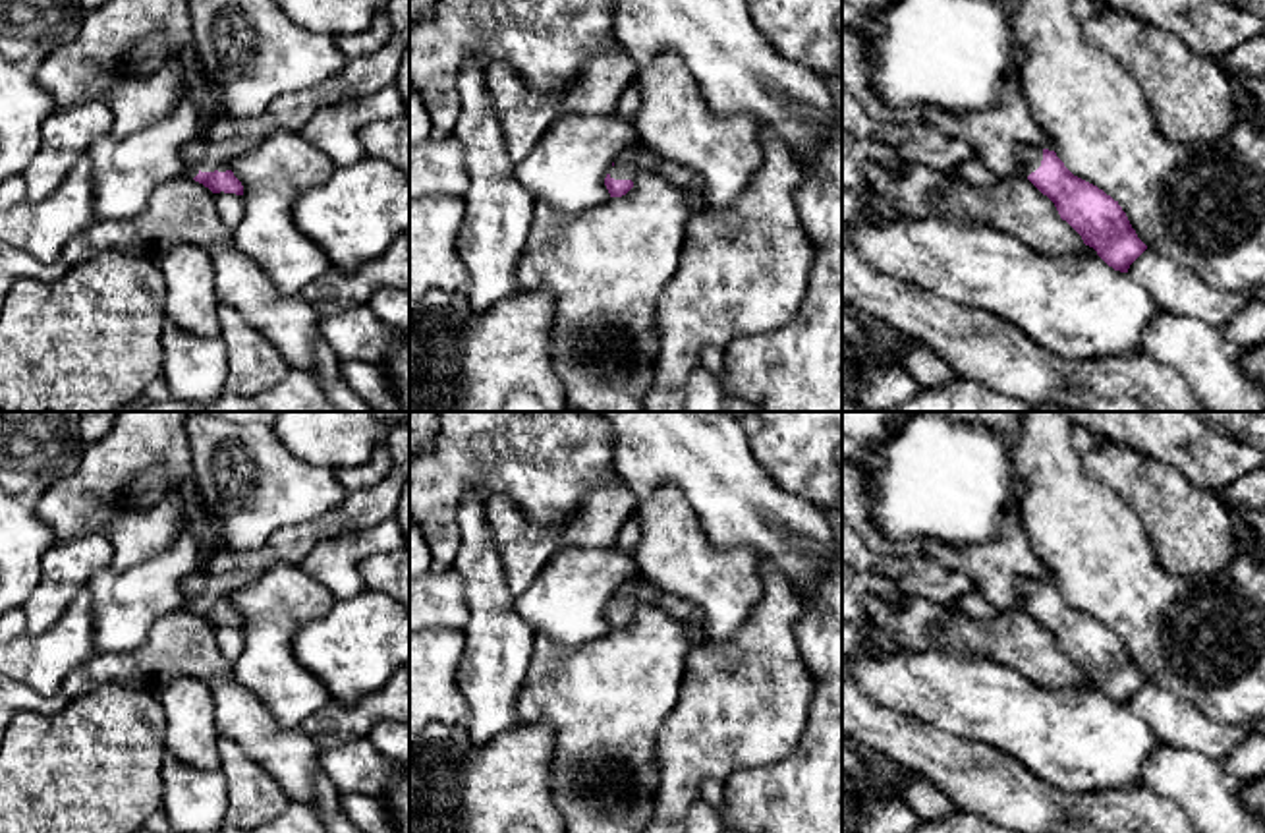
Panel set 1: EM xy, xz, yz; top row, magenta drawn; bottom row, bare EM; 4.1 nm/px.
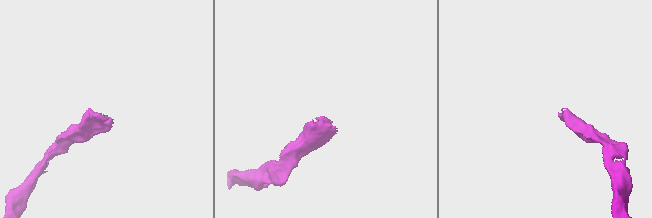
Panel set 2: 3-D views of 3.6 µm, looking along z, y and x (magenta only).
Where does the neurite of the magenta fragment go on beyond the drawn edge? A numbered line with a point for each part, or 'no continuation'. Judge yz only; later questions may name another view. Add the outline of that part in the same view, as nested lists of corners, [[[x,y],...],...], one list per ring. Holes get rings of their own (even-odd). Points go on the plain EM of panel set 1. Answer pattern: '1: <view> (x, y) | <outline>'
1: yz (1032, 590) | [[[1022,578],[1018,582],[1018,588],[1022,591],[1022,607],[1027,611],[1031,605],[1035,605],[1041,599],[1043,593],[1043,582]]]

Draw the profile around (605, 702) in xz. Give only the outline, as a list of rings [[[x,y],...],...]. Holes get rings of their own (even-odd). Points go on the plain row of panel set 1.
[[[645,603],[626,628],[574,651],[548,636],[535,638],[516,711],[520,723],[550,725],[550,789],[566,833],[645,833],[659,790],[657,734],[678,702],[691,647],[680,622]]]

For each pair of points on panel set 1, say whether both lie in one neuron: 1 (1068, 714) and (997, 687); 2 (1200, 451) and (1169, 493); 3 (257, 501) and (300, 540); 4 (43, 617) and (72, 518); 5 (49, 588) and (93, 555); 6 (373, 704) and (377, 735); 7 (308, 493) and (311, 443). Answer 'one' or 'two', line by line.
1: one
2: two
3: two
4: two
5: one
6: two
7: two

